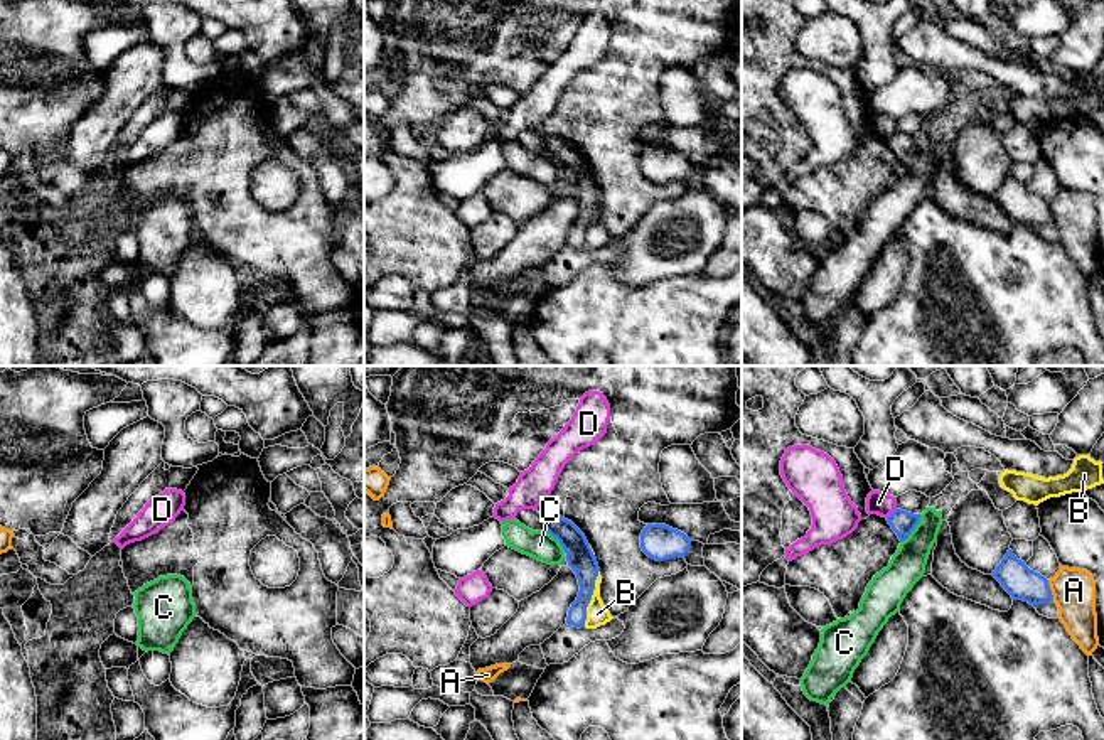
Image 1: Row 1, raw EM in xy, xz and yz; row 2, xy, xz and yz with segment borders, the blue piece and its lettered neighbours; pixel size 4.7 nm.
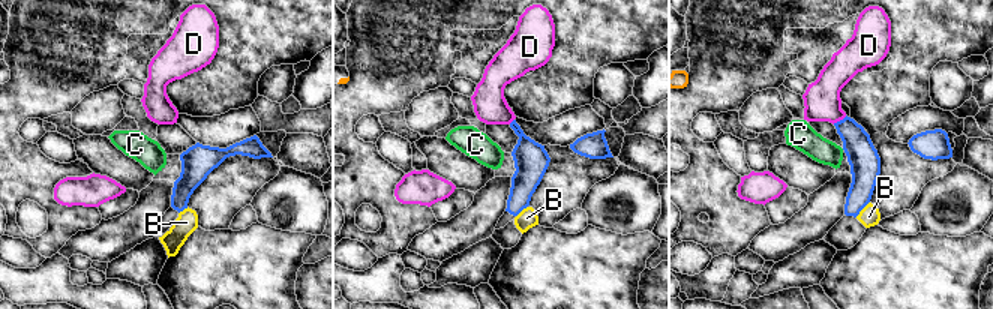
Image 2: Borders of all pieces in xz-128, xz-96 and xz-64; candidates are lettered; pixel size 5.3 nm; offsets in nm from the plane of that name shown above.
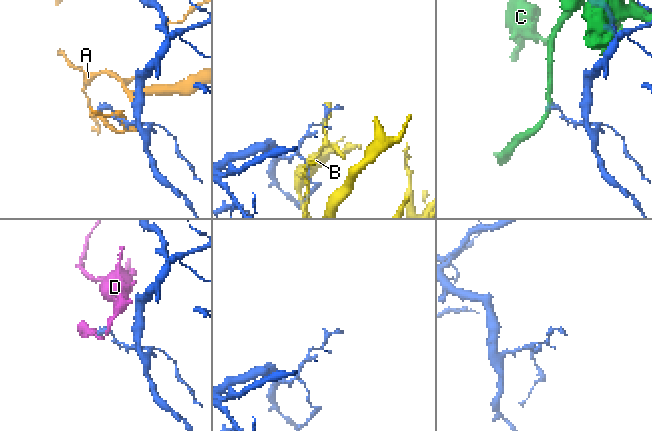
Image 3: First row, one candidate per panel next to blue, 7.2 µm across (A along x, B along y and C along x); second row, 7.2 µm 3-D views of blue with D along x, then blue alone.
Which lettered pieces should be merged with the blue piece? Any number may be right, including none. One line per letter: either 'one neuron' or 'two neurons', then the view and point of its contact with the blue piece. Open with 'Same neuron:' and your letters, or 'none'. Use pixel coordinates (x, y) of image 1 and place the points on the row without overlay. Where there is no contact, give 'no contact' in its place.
Same neuron: none
A: two neurons; meets blue in yz at (1050, 213)
B: two neurons; meets blue in xz at (590, 221)
C: two neurons; meets blue in yz at (914, 150)
D: two neurons; meets blue in yz at (892, 135)

